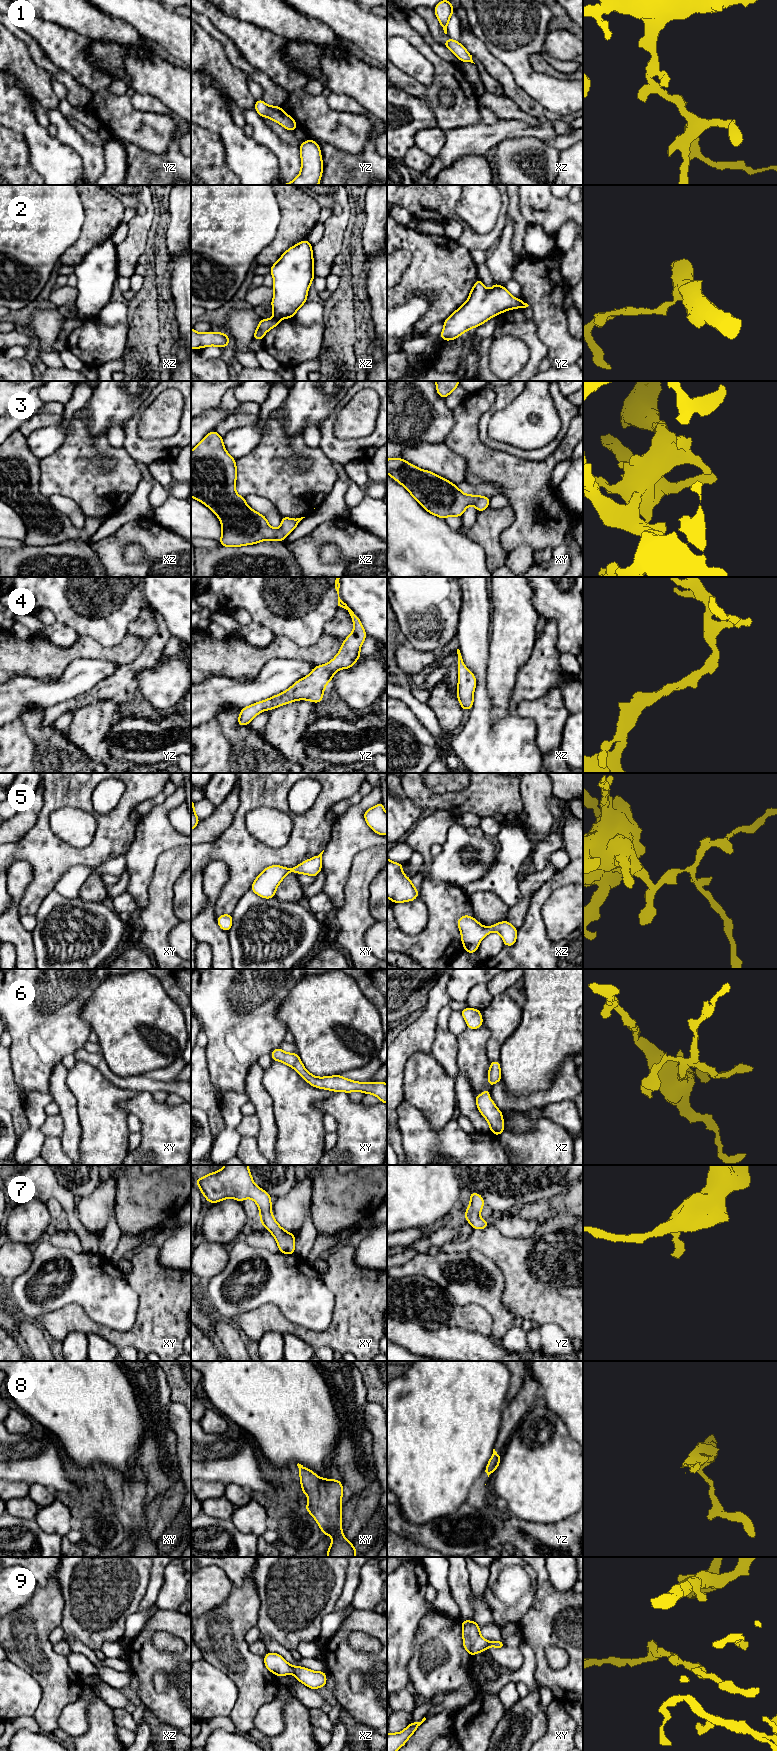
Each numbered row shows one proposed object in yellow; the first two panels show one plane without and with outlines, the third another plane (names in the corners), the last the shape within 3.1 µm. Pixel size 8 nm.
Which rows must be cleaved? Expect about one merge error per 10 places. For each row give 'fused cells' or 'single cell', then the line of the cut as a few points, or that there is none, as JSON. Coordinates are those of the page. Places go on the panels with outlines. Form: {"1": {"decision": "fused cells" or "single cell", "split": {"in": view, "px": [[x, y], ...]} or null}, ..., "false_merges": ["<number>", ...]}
{"1": {"decision": "single cell", "split": null}, "2": {"decision": "fused cells", "split": {"in": "xz", "px": [[273, 317], [279, 320]]}}, "3": {"decision": "single cell", "split": null}, "4": {"decision": "single cell", "split": null}, "5": {"decision": "single cell", "split": null}, "6": {"decision": "single cell", "split": null}, "7": {"decision": "single cell", "split": null}, "8": {"decision": "single cell", "split": null}, "9": {"decision": "single cell", "split": null}, "false_merges": ["2"]}

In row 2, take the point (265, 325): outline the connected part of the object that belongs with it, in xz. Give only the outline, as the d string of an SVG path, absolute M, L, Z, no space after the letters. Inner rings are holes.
M275 318L261 319L253 336L253 340L263 340L264 335L272 328L278 326L279 320Z

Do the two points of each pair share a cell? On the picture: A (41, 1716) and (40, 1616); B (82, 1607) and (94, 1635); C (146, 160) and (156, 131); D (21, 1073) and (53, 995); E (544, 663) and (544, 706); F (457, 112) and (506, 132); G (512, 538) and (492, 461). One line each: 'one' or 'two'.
A: one
B: one
C: two
D: one
E: two
F: two
G: one

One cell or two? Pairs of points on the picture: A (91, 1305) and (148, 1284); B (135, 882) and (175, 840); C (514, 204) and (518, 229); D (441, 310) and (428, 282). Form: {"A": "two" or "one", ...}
{"A": "two", "B": "one", "C": "one", "D": "one"}

